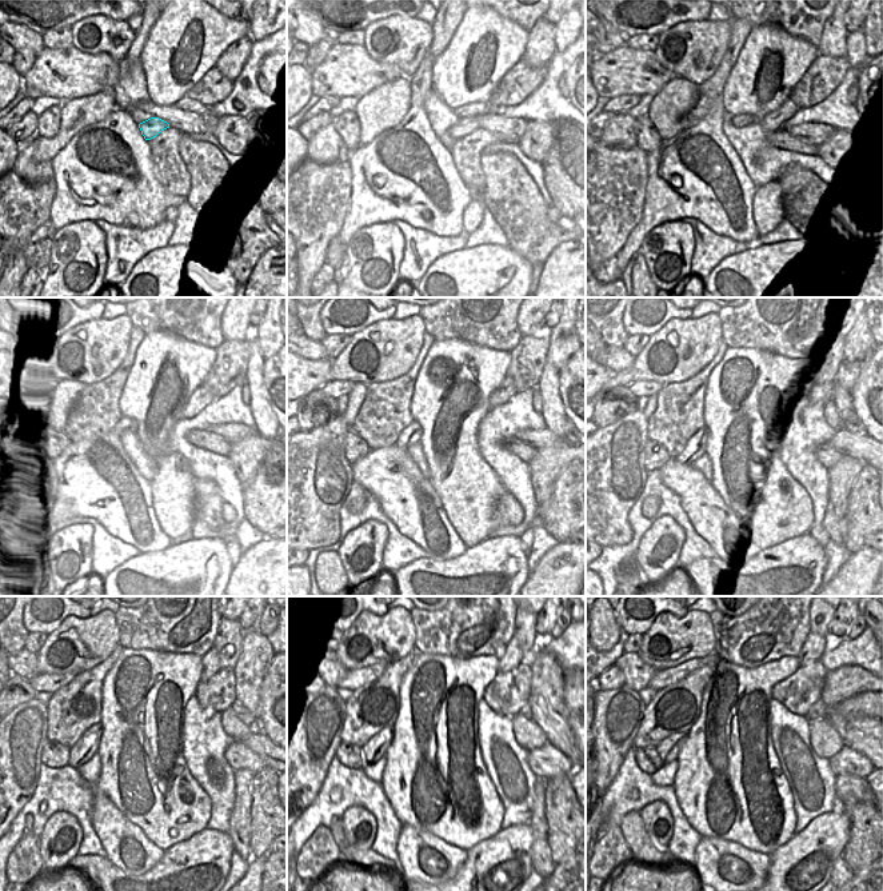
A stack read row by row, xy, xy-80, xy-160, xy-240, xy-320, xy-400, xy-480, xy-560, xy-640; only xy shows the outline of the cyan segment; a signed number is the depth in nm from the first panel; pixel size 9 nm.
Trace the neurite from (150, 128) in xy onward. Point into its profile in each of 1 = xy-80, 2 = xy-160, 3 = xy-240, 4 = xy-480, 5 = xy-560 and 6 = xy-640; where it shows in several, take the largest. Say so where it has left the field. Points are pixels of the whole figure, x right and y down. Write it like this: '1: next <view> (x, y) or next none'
1: next xy-80 (463, 127)
2: next xy-160 (771, 122)
3: next xy-240 (202, 396)
4: next xy-480 (210, 660)
5: next xy-560 (512, 656)
6: next xy-640 (814, 646)

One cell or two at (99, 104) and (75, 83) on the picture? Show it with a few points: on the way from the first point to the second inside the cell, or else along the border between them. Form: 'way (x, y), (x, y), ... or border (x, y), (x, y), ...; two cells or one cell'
border (111, 87), (91, 95), (70, 98), (64, 102); two cells

